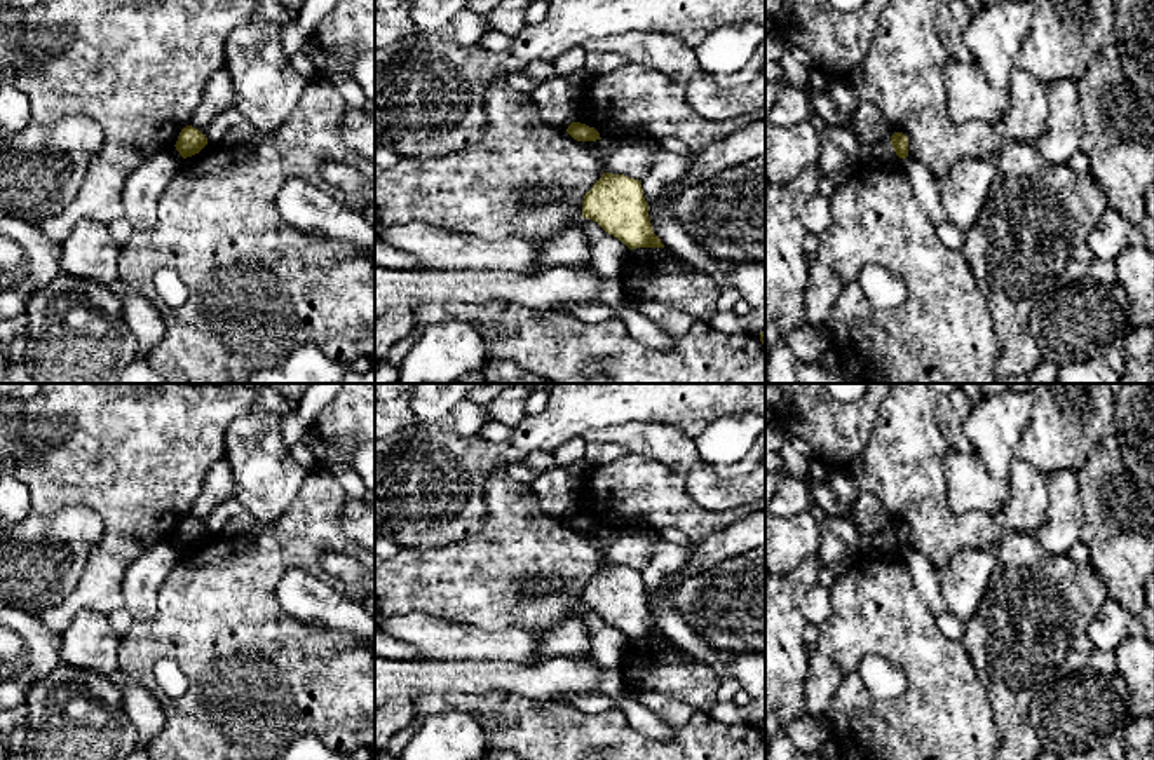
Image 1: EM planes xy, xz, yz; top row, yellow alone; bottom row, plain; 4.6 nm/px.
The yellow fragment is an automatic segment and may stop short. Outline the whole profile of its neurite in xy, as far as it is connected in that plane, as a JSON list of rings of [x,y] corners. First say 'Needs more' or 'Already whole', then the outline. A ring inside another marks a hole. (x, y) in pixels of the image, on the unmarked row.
Already whole. [[[187,516],[181,519],[174,537],[180,542],[180,546],[187,549],[199,544],[206,535],[207,535],[206,525],[202,525],[199,519],[192,516]]]

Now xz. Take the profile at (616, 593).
Already whole. [[[603,563],[582,591],[582,608],[596,612],[629,640],[664,638],[654,624],[641,572]]]

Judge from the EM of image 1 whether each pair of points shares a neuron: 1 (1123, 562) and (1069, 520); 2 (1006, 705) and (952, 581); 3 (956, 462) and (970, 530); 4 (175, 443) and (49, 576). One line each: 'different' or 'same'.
1: different
2: different
3: different
4: different

